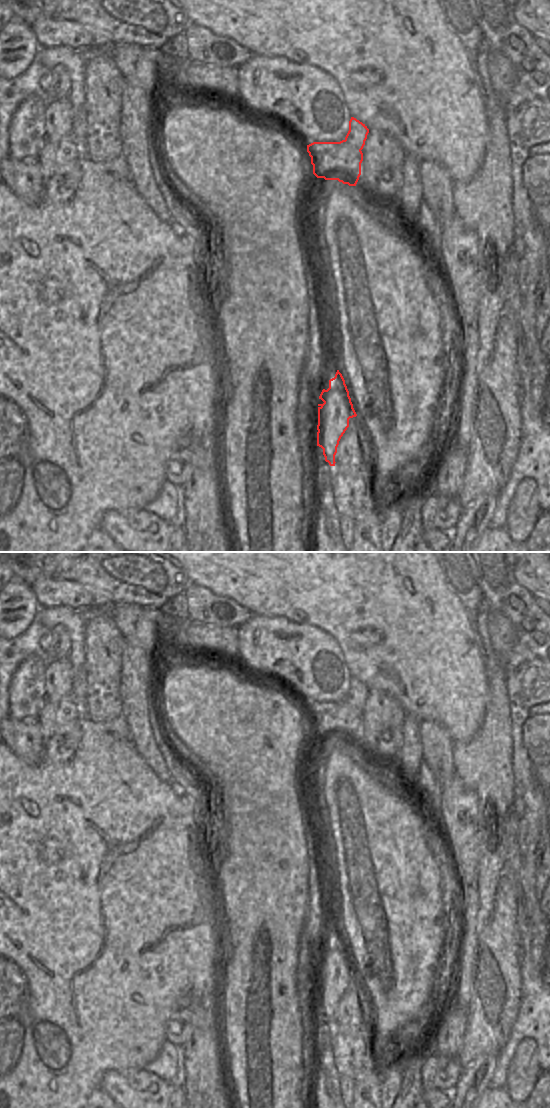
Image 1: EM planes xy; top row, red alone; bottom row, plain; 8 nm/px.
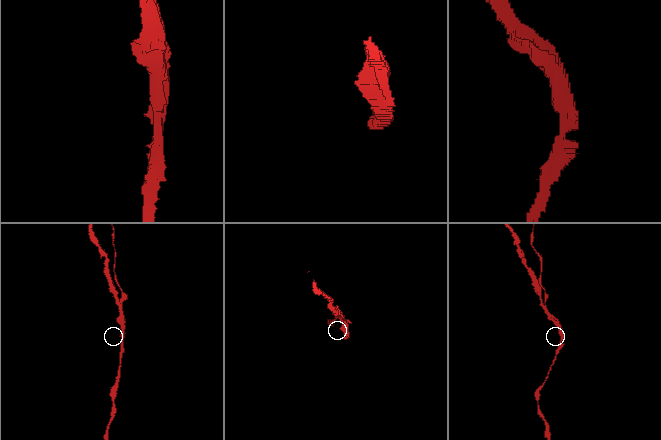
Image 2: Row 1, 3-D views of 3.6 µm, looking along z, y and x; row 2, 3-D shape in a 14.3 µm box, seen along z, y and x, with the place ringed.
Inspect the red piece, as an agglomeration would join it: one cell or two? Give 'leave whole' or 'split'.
split

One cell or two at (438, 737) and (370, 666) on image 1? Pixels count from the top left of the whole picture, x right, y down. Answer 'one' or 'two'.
two

